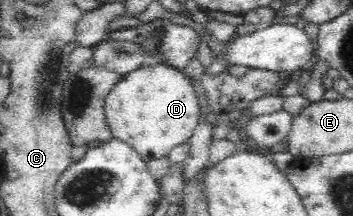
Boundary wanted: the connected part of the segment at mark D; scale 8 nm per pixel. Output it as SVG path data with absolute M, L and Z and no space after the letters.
M161 63L123 74L108 91L103 111L112 137L126 143L143 159L167 157L173 147L187 142L201 115L197 88L185 73Z

